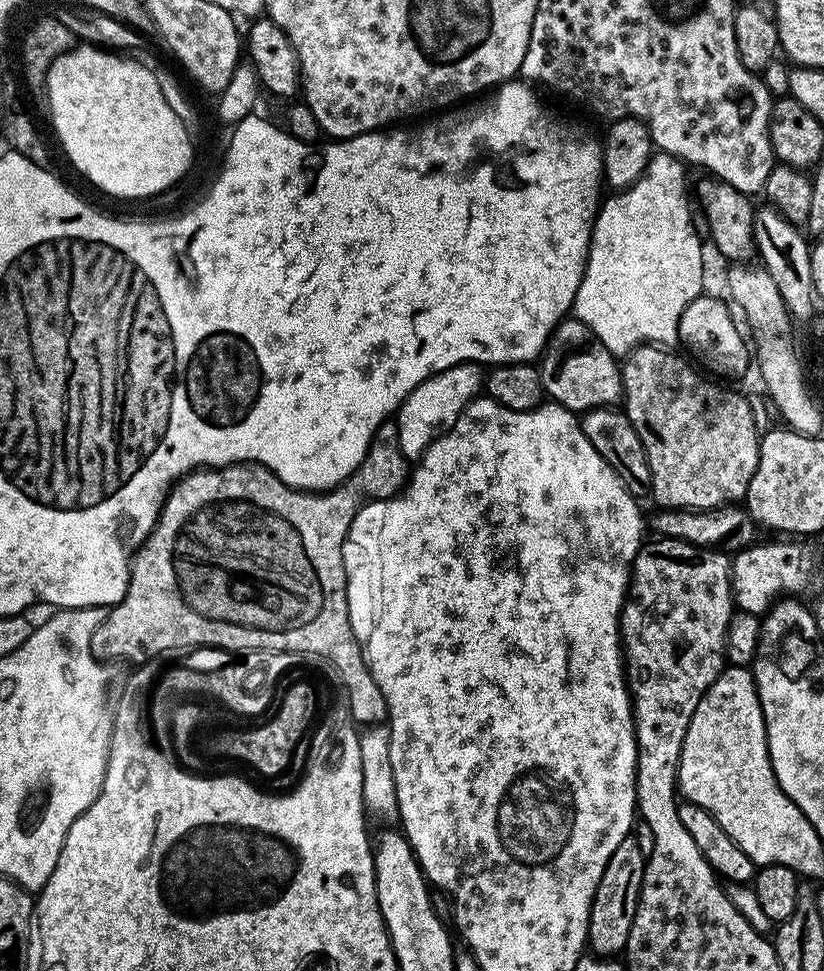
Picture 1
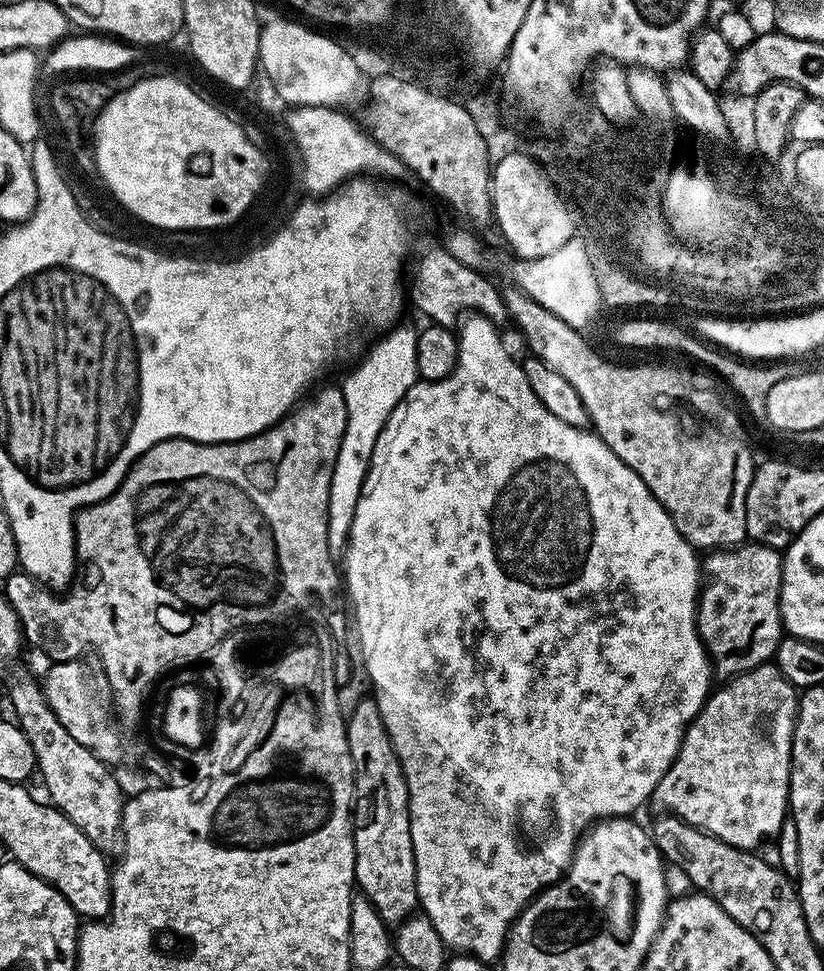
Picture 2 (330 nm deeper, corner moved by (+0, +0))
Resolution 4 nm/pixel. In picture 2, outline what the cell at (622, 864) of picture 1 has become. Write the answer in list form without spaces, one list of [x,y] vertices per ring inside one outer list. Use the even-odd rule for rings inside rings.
[[[775,663],[760,664],[757,668],[751,668],[749,672],[742,672],[738,676],[733,676],[727,681],[725,688],[717,687],[704,702],[704,708],[692,720],[684,730],[684,738],[680,742],[680,748],[676,751],[676,757],[672,764],[662,774],[656,789],[652,791],[651,799],[656,800],[656,804],[665,813],[677,816],[679,820],[685,820],[688,824],[693,824],[696,828],[701,828],[704,832],[709,832],[711,836],[716,836],[722,842],[726,842],[735,848],[745,850],[759,849],[759,844],[763,840],[771,841],[779,836],[782,822],[789,815],[788,811],[788,779],[790,778],[790,746],[792,745],[792,730],[796,721],[796,702],[798,690],[780,672]]]

